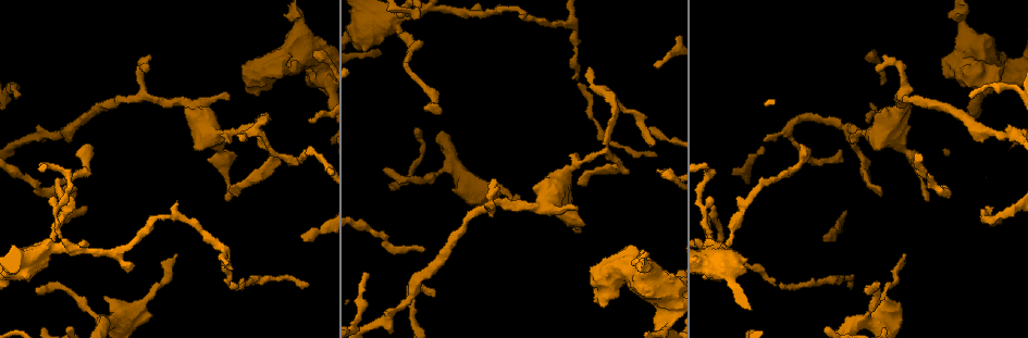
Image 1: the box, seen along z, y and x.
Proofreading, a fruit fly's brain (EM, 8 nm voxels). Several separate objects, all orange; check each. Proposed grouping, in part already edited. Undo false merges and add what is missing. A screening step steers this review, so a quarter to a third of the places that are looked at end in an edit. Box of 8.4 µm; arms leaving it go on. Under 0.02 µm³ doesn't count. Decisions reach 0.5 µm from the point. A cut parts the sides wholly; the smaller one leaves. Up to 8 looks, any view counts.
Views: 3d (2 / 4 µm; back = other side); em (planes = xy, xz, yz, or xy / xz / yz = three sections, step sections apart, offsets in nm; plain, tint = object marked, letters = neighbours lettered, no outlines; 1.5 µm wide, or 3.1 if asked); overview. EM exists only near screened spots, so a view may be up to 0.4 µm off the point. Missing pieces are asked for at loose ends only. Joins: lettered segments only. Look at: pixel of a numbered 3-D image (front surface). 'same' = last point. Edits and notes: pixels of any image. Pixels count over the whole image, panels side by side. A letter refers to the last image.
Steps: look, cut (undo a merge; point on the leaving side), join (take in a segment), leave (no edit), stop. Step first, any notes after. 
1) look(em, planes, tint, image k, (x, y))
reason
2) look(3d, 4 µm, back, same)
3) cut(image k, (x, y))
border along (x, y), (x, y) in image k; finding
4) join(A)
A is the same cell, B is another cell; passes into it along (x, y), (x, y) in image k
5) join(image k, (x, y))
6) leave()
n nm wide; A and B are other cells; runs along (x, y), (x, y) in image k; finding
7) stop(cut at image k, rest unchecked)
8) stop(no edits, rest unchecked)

look(3d, 2 µm, image 1, (948, 63))
stops while still wide

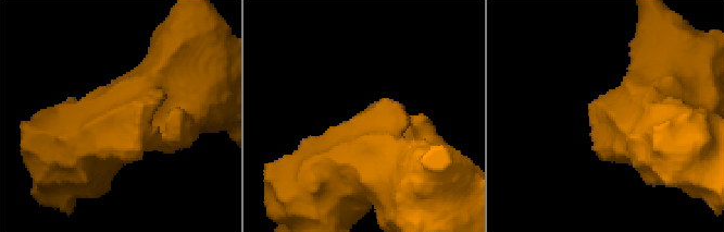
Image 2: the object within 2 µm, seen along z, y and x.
look(em, planes, letters, image 2, (394, 111))
shape alone is not enough

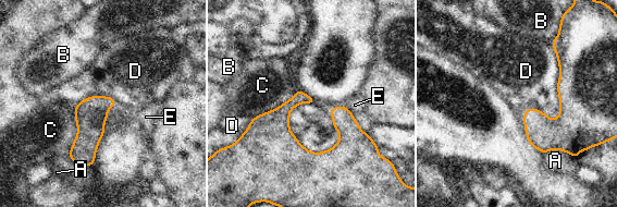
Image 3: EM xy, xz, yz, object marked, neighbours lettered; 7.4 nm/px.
leave()
A, B, C, D and E are other cells; runs along (560, 61), (568, 121), (544, 149) in image 3; none of them fits

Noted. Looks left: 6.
look(em, planes, plain, image 1, (303, 151))
thin end

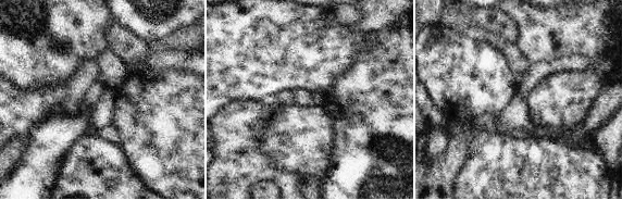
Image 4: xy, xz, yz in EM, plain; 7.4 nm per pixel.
look(em, planes, letters, same)

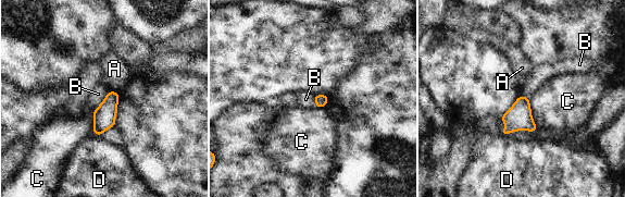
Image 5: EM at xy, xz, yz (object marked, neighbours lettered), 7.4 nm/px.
leave()
90 nm wide; A, B, C and D are other cells; none of them fits

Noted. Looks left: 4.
look(3d, 4 µm, image 1, (177, 253))
free end

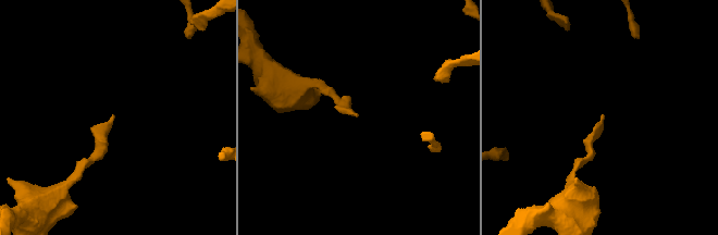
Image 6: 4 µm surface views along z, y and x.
look(em, planes, letters, image 6, (355, 115))

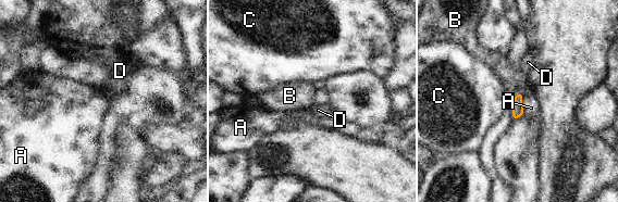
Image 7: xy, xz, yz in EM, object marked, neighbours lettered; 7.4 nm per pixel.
leave()
80 nm wide; A, B, C and D are other cells; border along (523, 93), (522, 115) in image 7; no lettered segment goes on from it

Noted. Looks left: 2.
look(em, planes, letters, image 1, (242, 140))

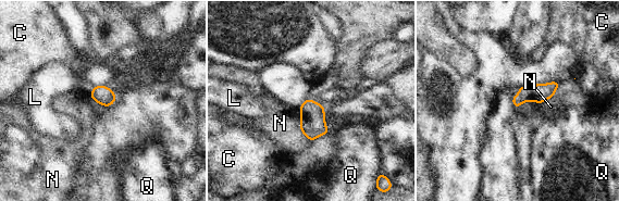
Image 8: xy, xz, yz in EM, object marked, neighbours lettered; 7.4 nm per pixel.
leave()
C, L, N and Q are other cells; none of them fits

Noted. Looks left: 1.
stop(no edits, rest unchecked)

